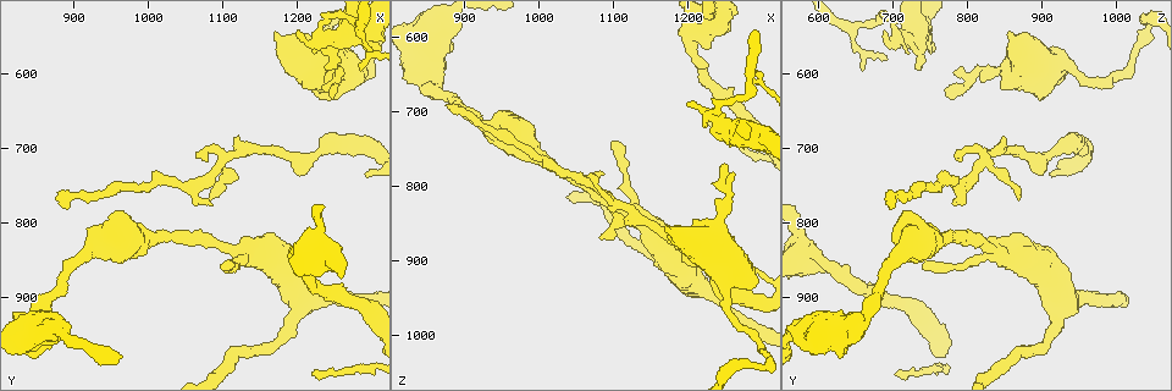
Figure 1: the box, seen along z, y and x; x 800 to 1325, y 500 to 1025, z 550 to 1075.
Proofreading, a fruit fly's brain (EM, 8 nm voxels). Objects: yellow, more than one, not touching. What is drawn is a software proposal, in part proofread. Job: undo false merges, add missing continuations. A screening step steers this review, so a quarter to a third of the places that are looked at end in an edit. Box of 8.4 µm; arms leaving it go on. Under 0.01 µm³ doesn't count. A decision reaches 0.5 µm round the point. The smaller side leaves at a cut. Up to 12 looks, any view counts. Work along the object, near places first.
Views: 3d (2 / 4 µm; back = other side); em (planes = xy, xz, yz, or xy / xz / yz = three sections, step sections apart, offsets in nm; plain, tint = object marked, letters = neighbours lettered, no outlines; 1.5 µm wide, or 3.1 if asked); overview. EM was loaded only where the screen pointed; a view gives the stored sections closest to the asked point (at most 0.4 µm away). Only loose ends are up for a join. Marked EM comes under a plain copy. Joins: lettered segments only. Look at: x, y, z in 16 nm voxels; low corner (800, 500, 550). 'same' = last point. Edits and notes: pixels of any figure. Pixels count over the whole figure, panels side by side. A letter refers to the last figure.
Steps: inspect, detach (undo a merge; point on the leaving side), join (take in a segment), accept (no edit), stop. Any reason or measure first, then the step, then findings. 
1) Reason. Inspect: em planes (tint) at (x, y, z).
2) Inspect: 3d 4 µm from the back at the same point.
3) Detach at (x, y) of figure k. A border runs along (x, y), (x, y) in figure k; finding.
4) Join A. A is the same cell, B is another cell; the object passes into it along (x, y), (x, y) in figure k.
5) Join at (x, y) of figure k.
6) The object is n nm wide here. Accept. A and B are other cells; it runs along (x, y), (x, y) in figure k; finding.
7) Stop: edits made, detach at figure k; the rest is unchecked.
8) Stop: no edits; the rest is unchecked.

Stops while still wide. Inspect: 3d 2 µm at (1170, 540, 850).

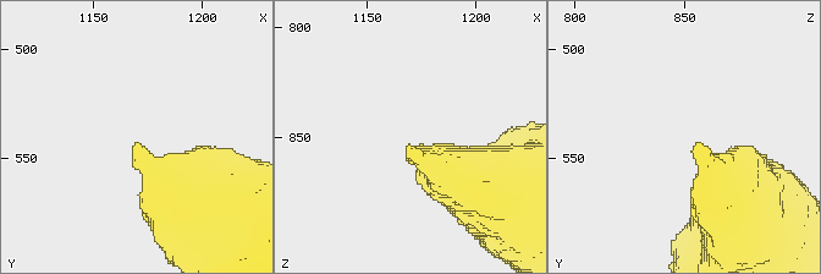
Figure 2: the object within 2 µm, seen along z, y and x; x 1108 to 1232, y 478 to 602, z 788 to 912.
Shape alone is not enough. Inspect: em planes (letters) at (1170, 544, 855).

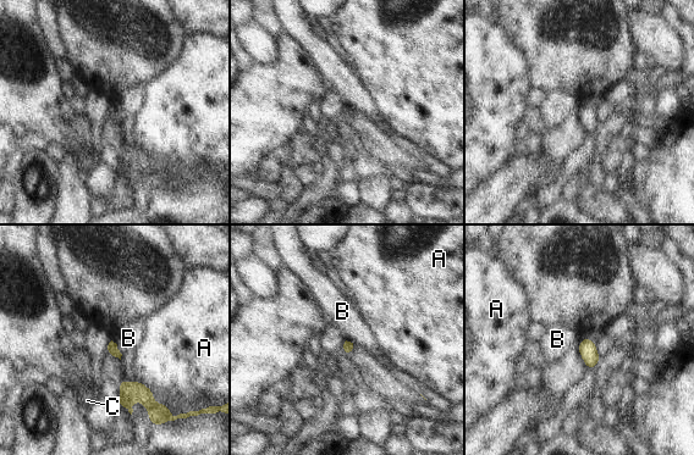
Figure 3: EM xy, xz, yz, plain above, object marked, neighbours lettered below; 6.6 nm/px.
The longest contact is with A, 280 nm. Accept. A, B and C are other cells; a border runs along (111, 340), (121, 354) in figure 3; no lettered segment goes on from it.

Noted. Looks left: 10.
Branch stops here. Inspect: 3d 4 µm from the back at (1080, 770, 875).

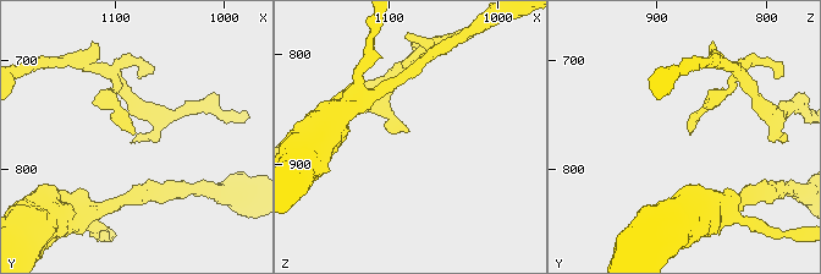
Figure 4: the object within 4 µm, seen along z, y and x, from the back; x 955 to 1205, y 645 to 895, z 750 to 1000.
Shape alone is not enough. Inspect: em planes (letters) at (1082, 766, 870).

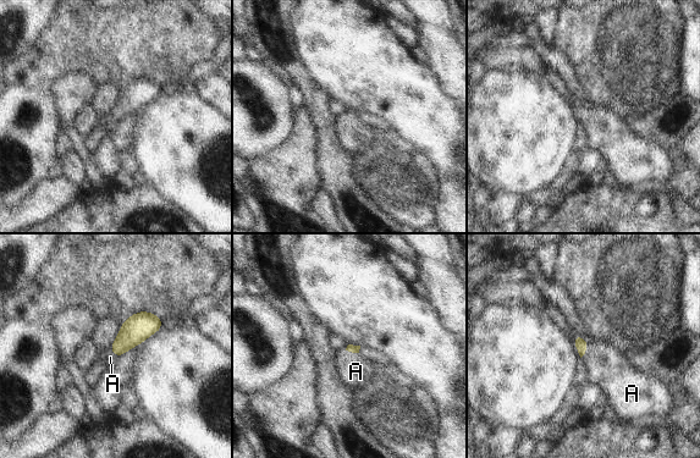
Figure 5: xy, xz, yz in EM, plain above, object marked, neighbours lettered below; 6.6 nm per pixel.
Join A. A is the same cell; the object passes into it along (352, 348), (352, 352), (356, 371) in figure 5; it goes on there.

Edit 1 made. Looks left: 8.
Sudden change in width. Inspect: em yz step 8 (tint) at (1205, 850, 600).

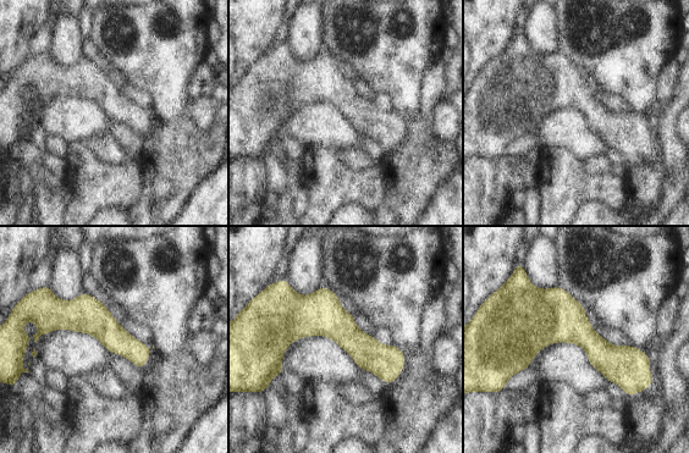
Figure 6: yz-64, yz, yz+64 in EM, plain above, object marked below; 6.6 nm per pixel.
Inspect: em yz step 8 (letters) at the same point.

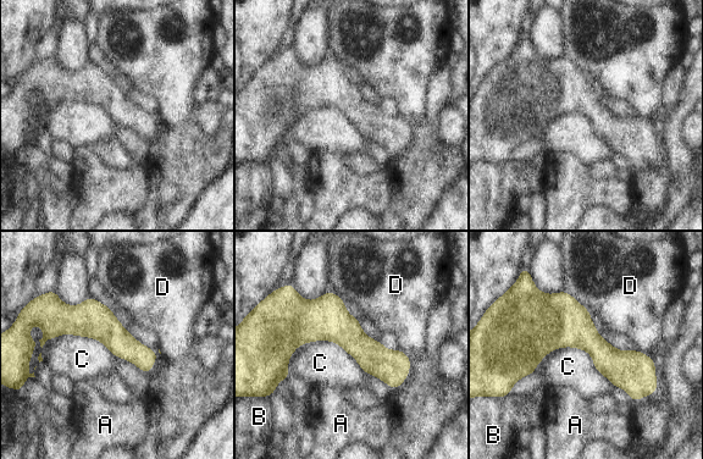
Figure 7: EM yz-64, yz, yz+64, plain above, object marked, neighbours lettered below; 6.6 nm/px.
The object is 180 nm wide here. Accept. A, B, C and D are other cells; a border runs along (287, 360), (333, 341), (364, 371) in figure 7; all the same neuron.

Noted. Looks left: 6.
Thick turns thin. Inspect: 3d 4 µm at (850, 915, 665).

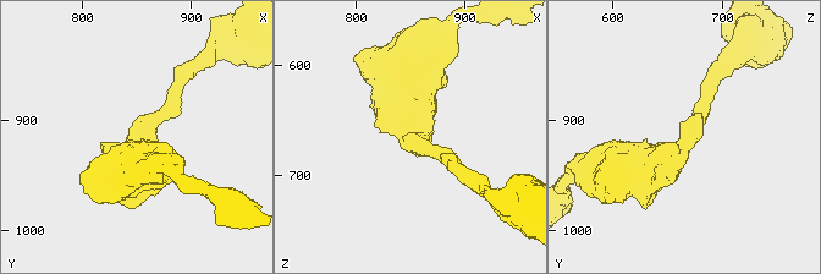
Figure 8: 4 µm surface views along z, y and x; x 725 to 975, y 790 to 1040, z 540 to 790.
Inspect: em xz step 8 (tint) at (852, 920, 668).

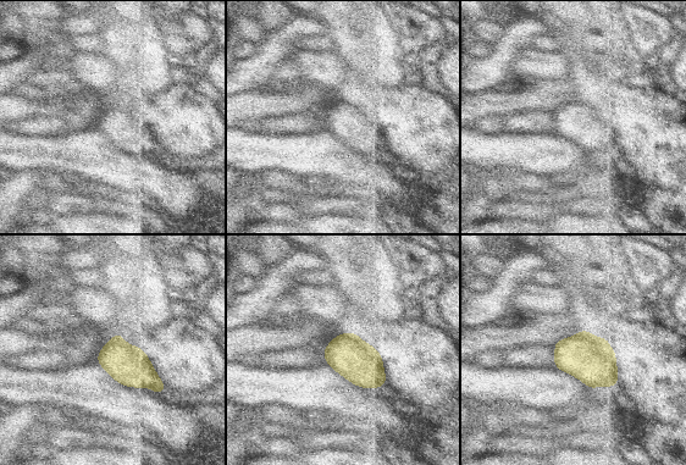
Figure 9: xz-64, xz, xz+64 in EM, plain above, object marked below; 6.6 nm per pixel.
Cut it another way. Inspect: em planes (letters) at the same point.

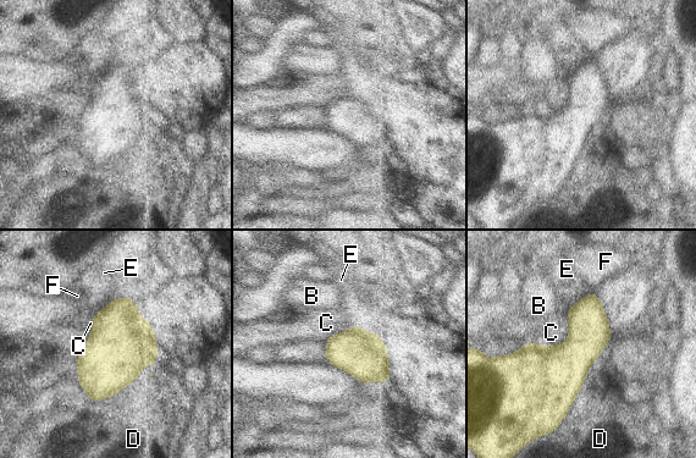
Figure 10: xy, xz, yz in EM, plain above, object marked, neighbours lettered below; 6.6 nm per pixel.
Accept. B, C, D, E and F are other cells; a border runs along (565, 313), (568, 337), (546, 346) in figure 10; one neuron here.

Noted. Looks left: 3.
Branch point. Inspect: em xz step 4 (tint) at (1285, 540, 645).

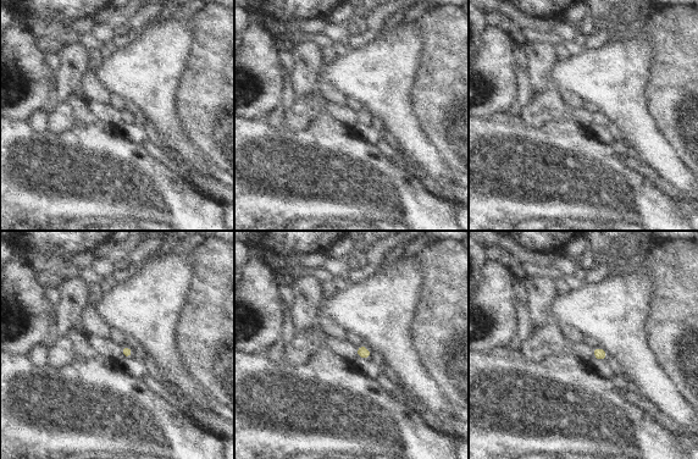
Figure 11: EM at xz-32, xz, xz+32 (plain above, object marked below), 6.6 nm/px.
Inspect: em yz step 8 (letters) at the same point.

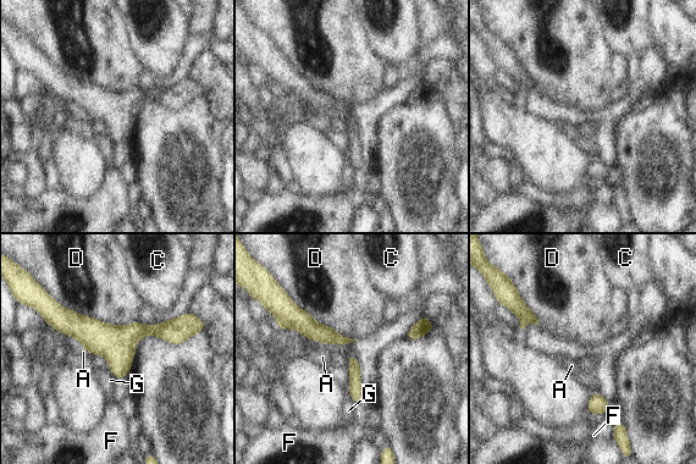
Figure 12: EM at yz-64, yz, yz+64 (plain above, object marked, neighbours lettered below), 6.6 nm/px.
Accept. A, C, D, F and G are other cells; it runs along (50, 320), (93, 333), (188, 330) in figure 12; all the same neuron.

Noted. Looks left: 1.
Stop: edits made, join at figure 5; the rest is unchecked.

